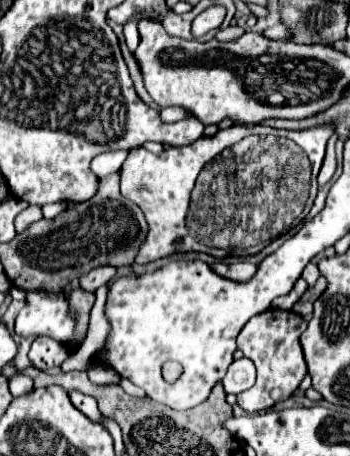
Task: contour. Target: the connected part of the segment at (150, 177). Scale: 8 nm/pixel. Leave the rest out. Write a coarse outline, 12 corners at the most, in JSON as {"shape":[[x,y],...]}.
{"shape":[[232,126],[196,144],[130,150],[120,190],[146,216],[136,256],[210,250],[186,232],[186,198],[202,164],[262,134]]}

